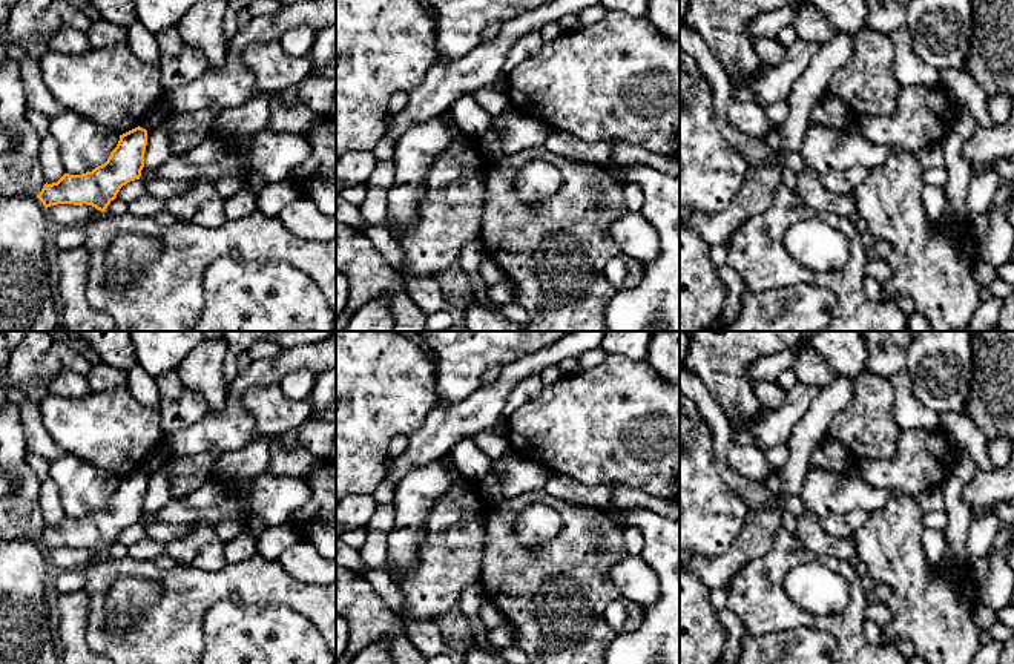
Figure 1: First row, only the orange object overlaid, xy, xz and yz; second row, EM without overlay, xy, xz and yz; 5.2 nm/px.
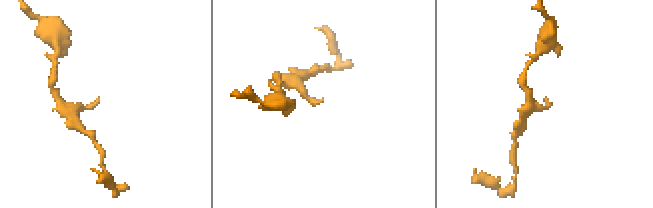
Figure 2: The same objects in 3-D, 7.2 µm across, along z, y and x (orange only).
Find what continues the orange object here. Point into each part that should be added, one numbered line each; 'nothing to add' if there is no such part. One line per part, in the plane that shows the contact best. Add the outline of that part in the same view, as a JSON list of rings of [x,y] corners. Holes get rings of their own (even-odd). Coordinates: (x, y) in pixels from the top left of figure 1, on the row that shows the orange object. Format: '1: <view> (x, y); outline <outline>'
nothing to add

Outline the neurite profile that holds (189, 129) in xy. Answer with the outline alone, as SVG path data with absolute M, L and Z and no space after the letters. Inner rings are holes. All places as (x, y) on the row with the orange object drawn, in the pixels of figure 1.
M169 110L161 123L170 126L172 150L183 156L186 152L199 146L204 140L213 136L212 123L218 110L175 112Z

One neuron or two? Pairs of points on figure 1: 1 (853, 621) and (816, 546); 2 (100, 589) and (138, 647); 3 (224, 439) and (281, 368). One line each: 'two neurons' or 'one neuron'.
1: two neurons
2: one neuron
3: one neuron

